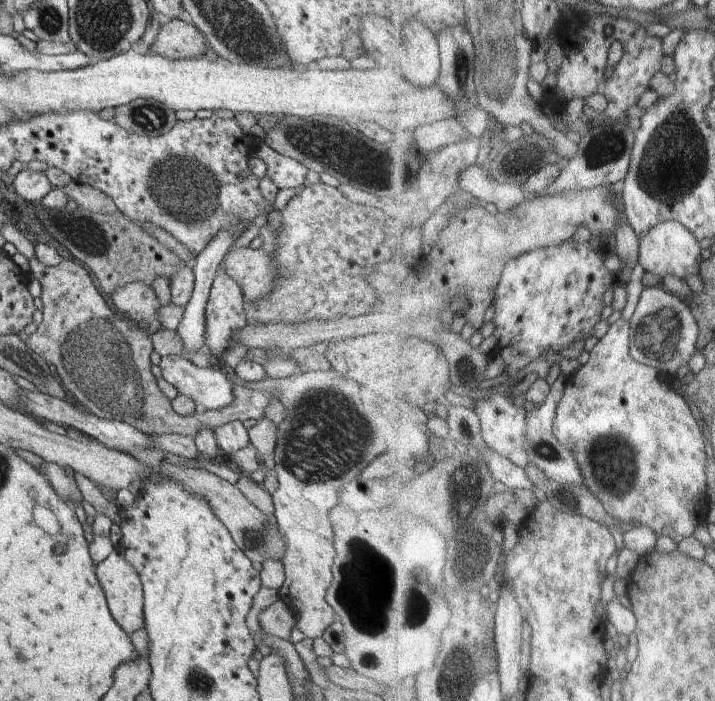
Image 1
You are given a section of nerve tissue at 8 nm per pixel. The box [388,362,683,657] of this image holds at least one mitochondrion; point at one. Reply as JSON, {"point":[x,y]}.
{"point":[611,459]}

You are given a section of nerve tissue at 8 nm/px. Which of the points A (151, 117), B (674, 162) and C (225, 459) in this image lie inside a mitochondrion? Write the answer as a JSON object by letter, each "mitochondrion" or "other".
{"A":"mitochondrion","B":"mitochondrion","C":"other"}

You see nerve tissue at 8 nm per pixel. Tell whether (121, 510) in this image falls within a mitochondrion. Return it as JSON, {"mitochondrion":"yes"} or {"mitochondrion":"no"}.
{"mitochondrion":"no"}

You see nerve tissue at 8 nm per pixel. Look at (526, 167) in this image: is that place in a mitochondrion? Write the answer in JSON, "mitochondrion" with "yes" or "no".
{"mitochondrion":"no"}

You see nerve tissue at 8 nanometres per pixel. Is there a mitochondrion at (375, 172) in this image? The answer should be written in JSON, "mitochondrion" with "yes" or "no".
{"mitochondrion":"yes"}

